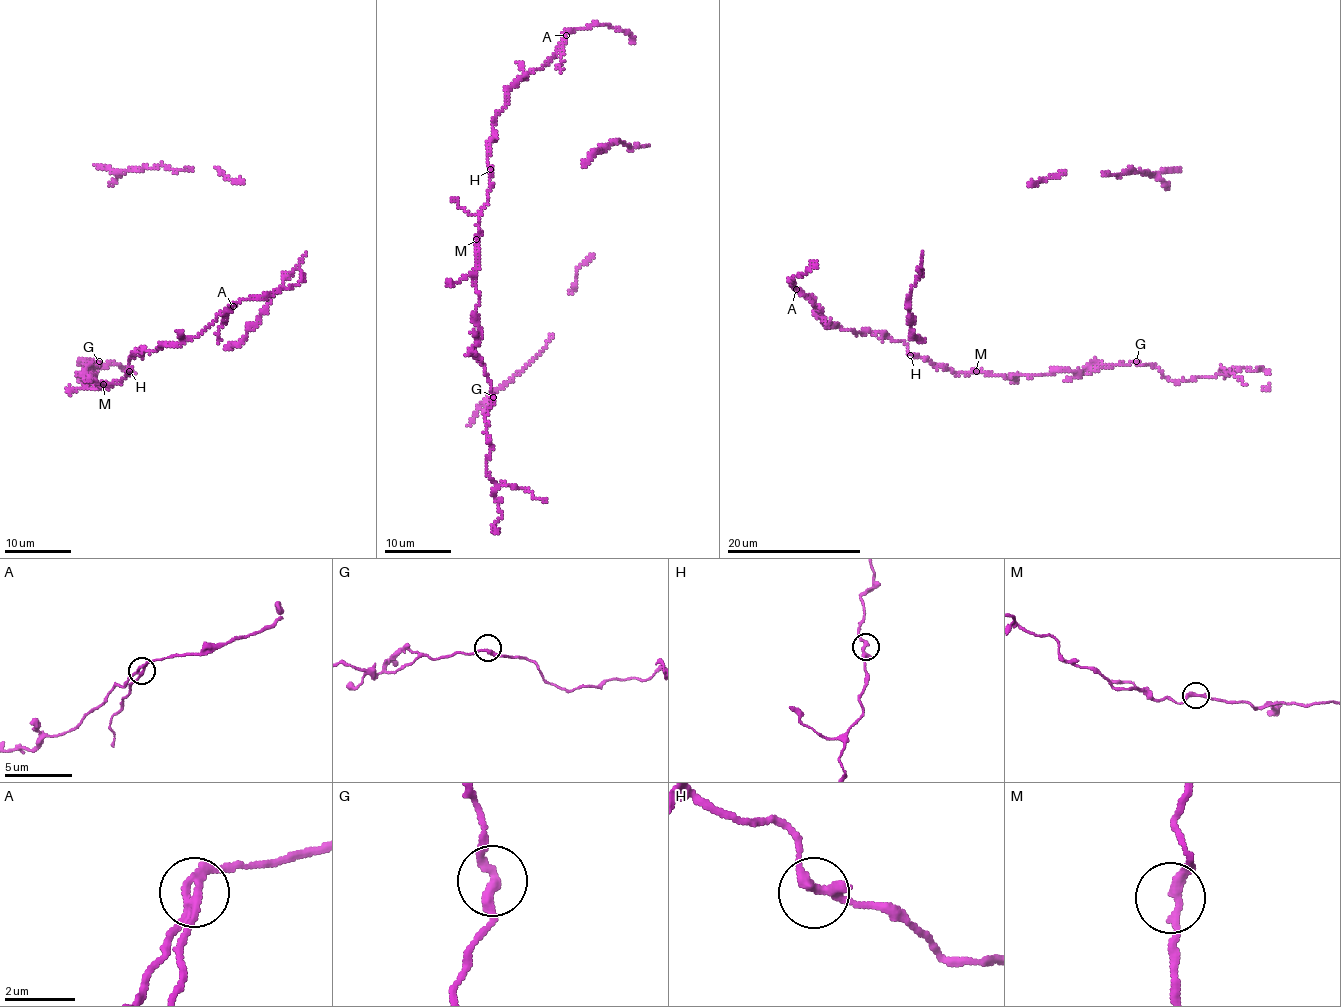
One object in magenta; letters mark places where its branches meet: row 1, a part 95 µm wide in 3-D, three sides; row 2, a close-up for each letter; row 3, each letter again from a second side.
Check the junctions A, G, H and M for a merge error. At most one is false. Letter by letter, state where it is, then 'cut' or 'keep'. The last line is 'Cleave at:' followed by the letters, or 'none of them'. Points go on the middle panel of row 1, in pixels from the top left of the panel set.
A: at (566, 35); cut
G: at (493, 397); keep
H: at (490, 169); keep
M: at (476, 239); keep
Cleave at: A

